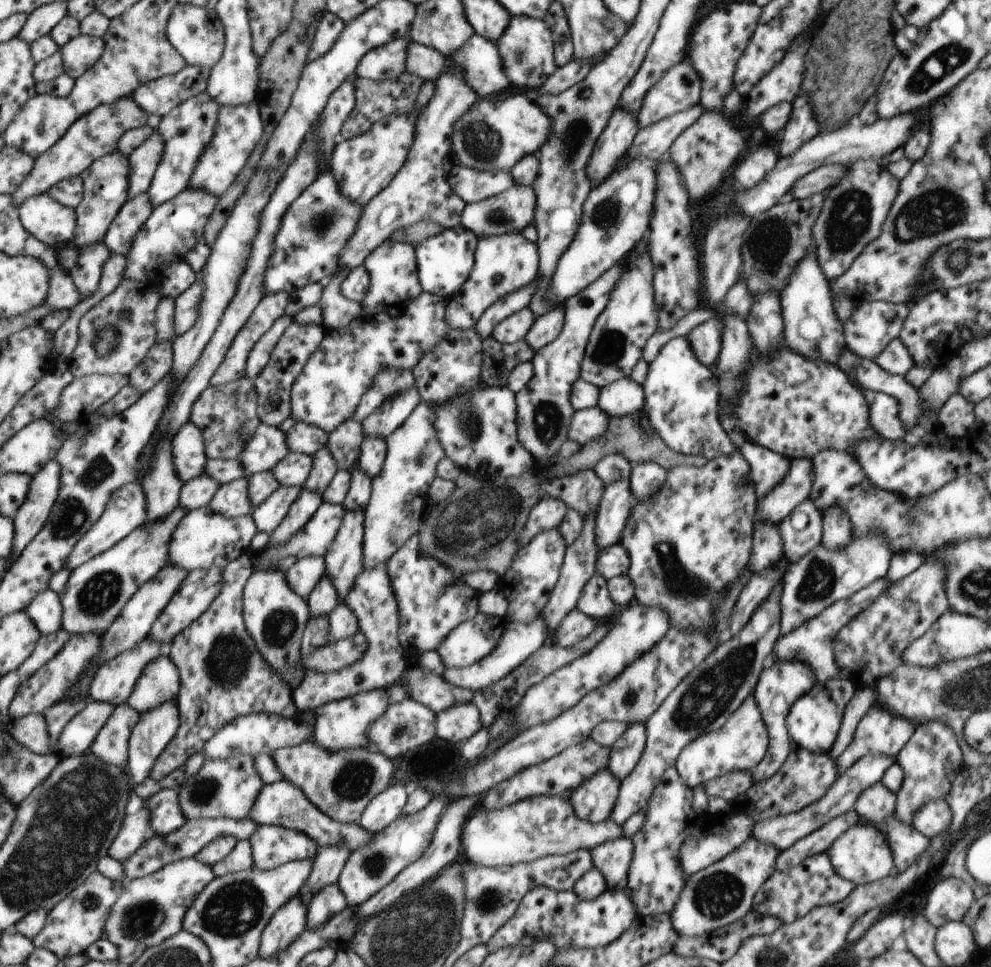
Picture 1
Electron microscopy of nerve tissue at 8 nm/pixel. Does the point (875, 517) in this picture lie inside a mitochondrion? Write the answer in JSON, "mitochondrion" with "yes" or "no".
{"mitochondrion":"yes"}

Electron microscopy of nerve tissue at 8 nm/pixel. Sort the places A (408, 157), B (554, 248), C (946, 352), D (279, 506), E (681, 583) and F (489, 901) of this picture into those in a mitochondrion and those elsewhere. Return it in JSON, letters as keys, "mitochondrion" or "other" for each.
{"A":"other","B":"other","C":"other","D":"other","E":"mitochondrion","F":"mitochondrion"}

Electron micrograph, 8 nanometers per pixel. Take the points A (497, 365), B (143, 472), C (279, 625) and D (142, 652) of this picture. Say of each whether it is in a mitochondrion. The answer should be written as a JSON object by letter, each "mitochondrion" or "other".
{"A":"other","B":"other","C":"mitochondrion","D":"other"}

